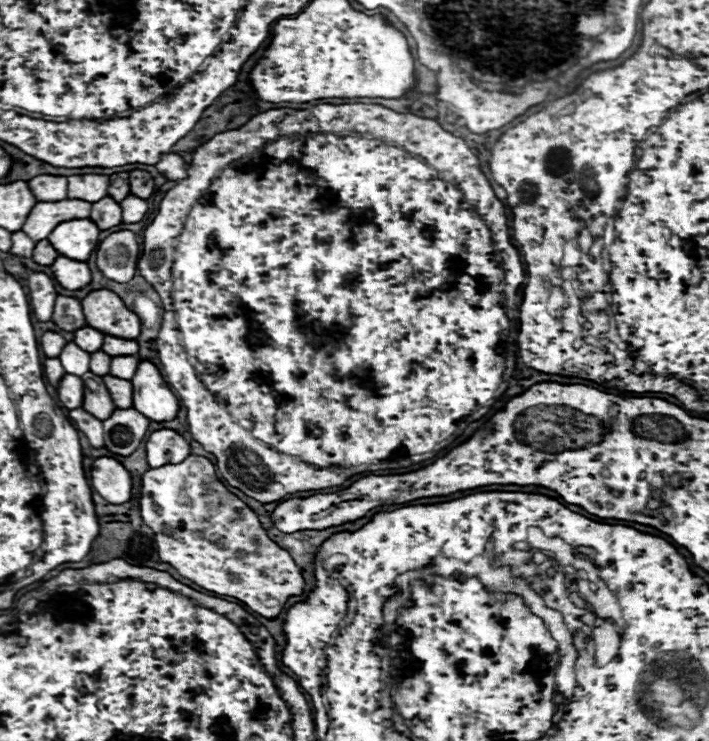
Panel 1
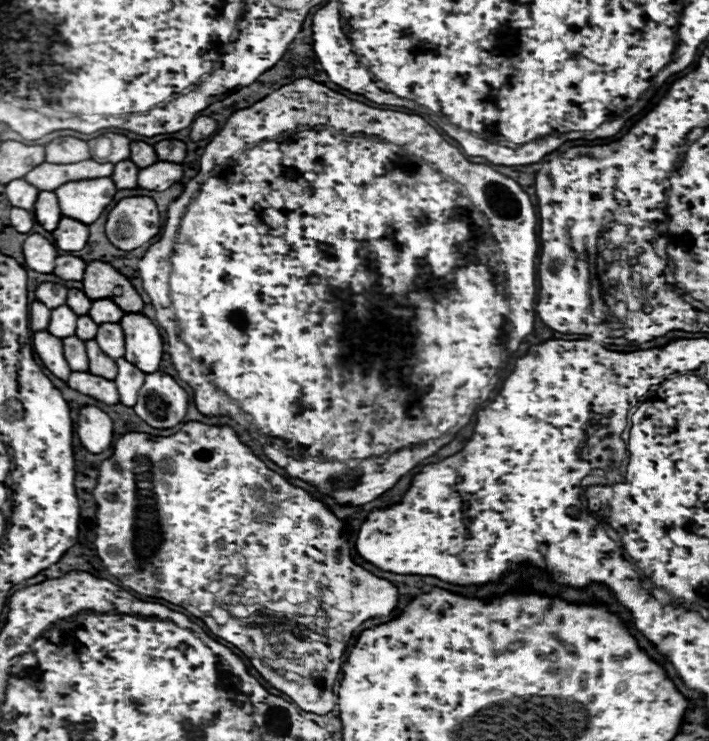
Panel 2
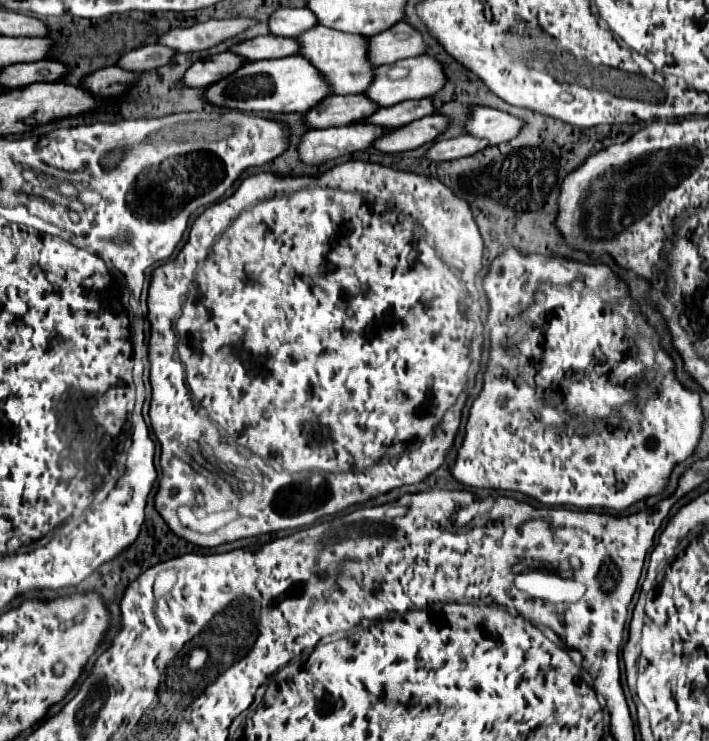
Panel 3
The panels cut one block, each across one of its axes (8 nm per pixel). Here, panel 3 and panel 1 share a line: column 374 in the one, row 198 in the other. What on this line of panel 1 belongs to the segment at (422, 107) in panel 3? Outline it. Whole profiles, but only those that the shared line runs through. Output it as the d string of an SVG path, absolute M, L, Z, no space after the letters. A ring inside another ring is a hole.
M126 172L112 174L112 176L110 176L110 186L108 186L108 196L114 198L116 202L122 202L128 194L130 194L128 174L126 174Z

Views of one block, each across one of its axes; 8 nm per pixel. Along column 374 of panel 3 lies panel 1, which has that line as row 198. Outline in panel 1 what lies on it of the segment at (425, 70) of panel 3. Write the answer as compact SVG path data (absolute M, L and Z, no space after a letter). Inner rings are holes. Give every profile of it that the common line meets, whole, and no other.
M82 174L82 176L70 176L68 178L68 198L86 200L86 202L98 202L108 192L110 178L98 176L98 174Z

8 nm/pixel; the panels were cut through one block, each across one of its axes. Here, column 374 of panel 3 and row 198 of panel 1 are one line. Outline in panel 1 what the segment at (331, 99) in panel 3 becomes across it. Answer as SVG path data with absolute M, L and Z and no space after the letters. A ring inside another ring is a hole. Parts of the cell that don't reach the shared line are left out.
M110 196L102 198L100 202L94 202L92 212L90 212L90 220L96 226L100 226L100 230L108 230L112 226L118 226L122 222L120 204L114 202Z

